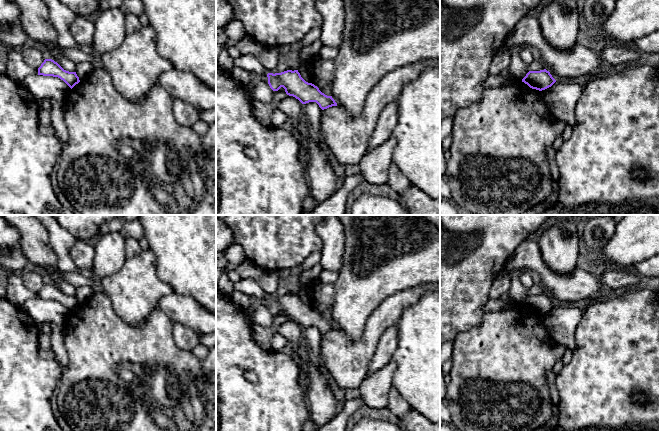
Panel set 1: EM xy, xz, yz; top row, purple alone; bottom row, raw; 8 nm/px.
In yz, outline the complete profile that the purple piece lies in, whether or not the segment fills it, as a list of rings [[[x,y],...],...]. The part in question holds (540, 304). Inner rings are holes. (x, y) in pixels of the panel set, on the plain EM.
[[[544,293],[540,295],[529,295],[522,303],[522,306],[532,313],[542,315],[551,311],[556,304],[552,301],[549,295]]]

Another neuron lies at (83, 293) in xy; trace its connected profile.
[[[80,286],[77,287],[76,289],[76,298],[79,301],[79,304],[84,304],[86,303],[94,294],[93,290],[91,287],[88,286]]]

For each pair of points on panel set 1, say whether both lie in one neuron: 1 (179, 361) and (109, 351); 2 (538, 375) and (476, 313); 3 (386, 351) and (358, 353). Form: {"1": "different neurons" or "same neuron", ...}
{"1": "same neuron", "2": "different neurons", "3": "different neurons"}

